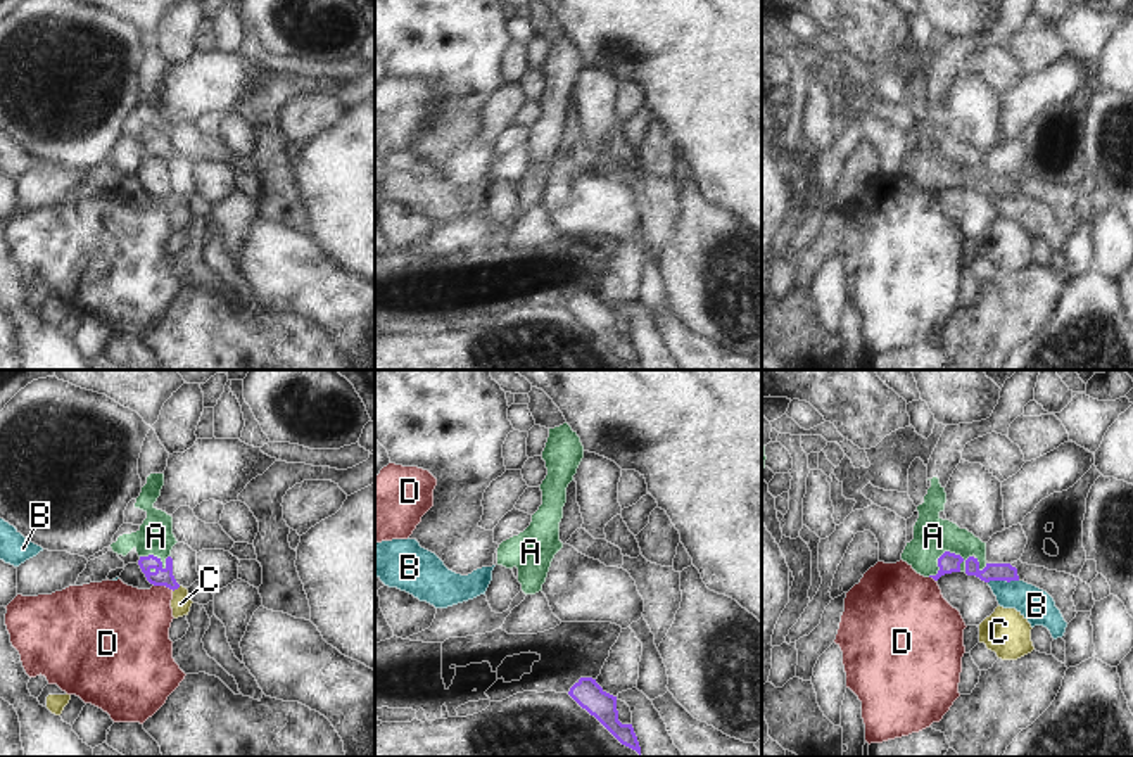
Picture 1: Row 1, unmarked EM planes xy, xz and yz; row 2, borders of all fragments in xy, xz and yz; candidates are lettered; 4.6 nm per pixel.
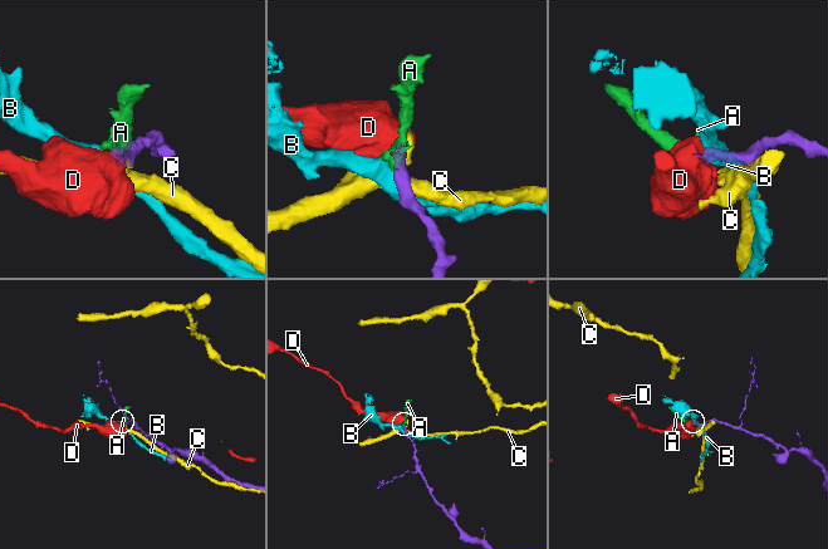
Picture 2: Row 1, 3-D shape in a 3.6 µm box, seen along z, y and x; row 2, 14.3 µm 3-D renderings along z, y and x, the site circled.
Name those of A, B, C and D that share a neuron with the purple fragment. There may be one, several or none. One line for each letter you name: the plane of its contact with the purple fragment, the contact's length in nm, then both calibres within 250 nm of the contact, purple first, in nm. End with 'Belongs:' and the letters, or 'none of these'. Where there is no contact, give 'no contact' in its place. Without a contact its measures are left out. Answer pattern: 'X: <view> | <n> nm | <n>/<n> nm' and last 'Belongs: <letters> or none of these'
A: yz | 220 nm | 100/180 nm
Belongs: A

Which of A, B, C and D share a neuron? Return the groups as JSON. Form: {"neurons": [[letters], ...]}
{"neurons": [["A"], ["B"], ["C"], ["D"]]}

